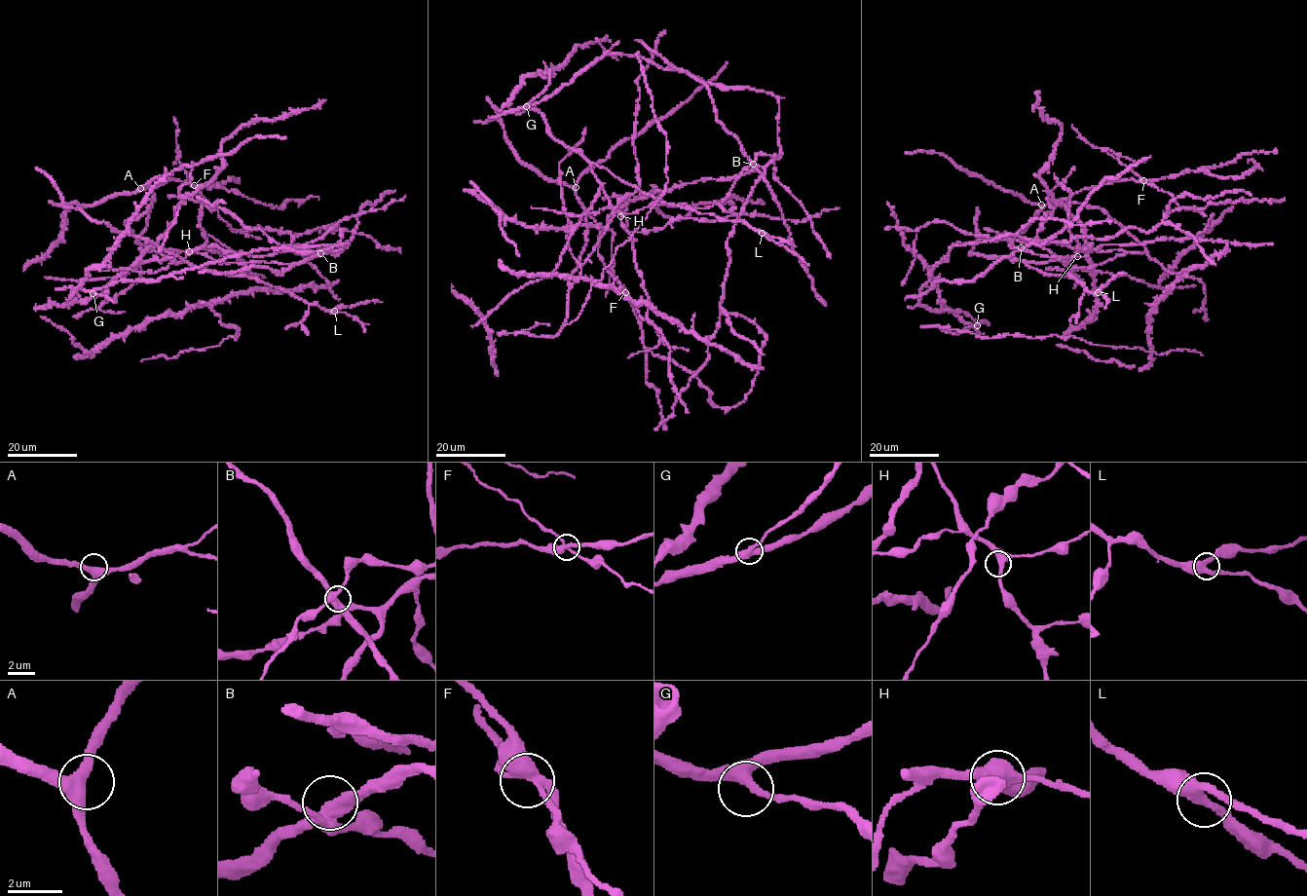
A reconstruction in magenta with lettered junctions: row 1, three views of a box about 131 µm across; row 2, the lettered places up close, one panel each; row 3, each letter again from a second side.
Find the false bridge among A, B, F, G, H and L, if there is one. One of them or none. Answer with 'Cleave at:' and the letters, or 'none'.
Cleave at: F

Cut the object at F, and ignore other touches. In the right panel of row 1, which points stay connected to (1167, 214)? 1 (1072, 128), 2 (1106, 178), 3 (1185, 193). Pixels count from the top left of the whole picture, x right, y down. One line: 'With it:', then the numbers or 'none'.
With it: 2, 3

